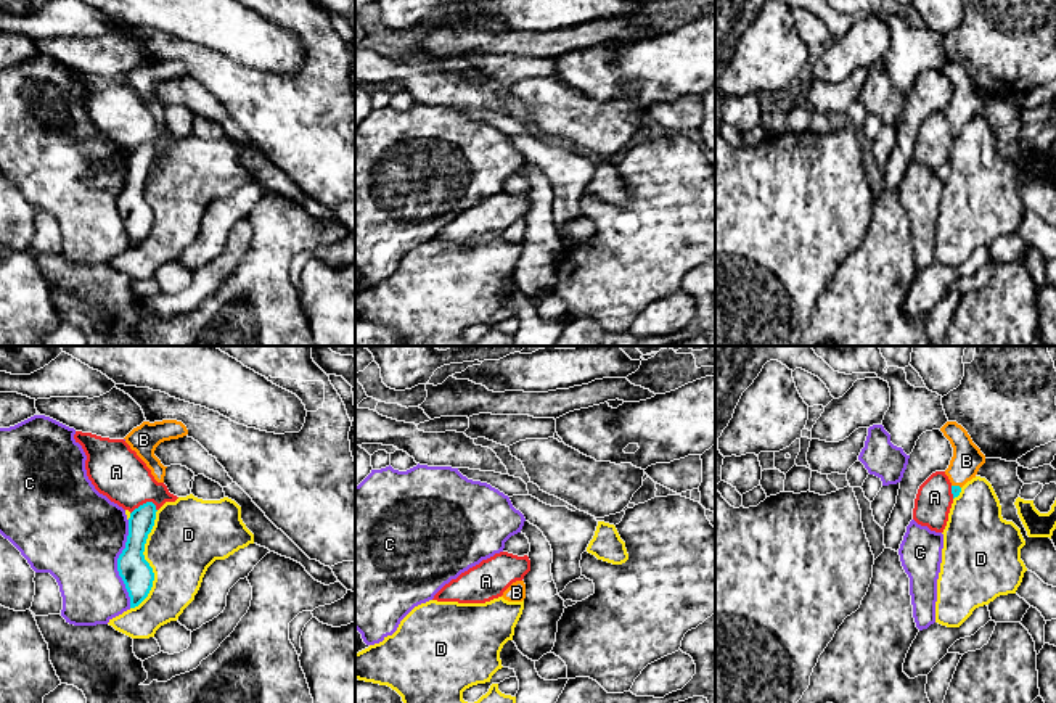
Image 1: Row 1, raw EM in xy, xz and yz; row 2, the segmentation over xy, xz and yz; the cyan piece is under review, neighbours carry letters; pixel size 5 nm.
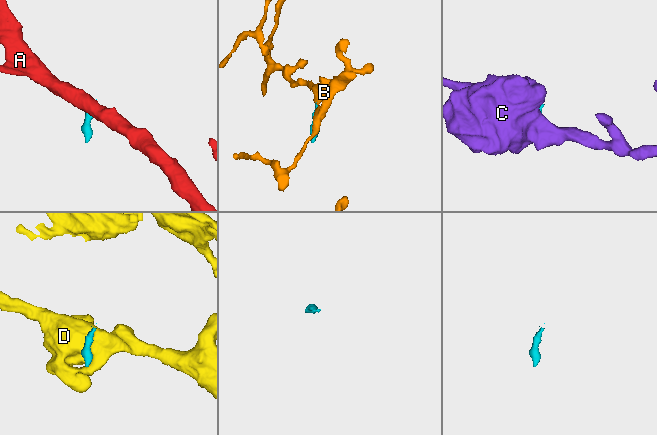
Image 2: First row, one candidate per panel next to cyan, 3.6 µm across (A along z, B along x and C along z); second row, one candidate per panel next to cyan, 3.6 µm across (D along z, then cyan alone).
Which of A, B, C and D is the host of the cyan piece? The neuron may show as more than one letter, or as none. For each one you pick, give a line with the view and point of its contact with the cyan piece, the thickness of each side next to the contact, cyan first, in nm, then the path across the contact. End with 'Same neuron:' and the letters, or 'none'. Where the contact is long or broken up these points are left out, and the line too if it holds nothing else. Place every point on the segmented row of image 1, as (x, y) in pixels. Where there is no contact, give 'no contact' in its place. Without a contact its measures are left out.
B: yz (957, 486) | 50/150 nm | across yz (955, 489), (957, 486), (958, 473), (966, 460)
Same neuron: B

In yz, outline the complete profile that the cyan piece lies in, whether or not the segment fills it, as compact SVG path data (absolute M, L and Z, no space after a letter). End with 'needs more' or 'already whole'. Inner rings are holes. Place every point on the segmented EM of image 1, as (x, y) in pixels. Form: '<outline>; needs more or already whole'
M947 421L940 431L953 447L953 457L945 475L952 483L952 494L955 499L960 495L961 487L976 478L979 468L985 463L985 455L972 442L968 431L956 421Z; needs more

